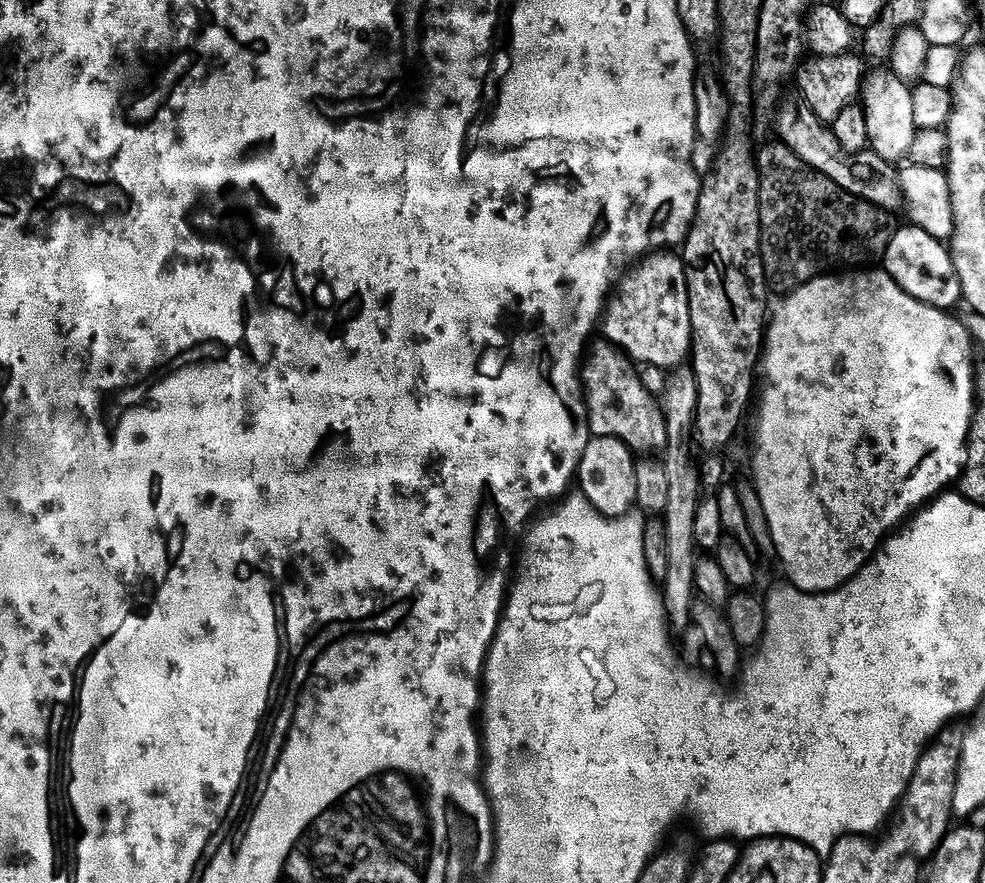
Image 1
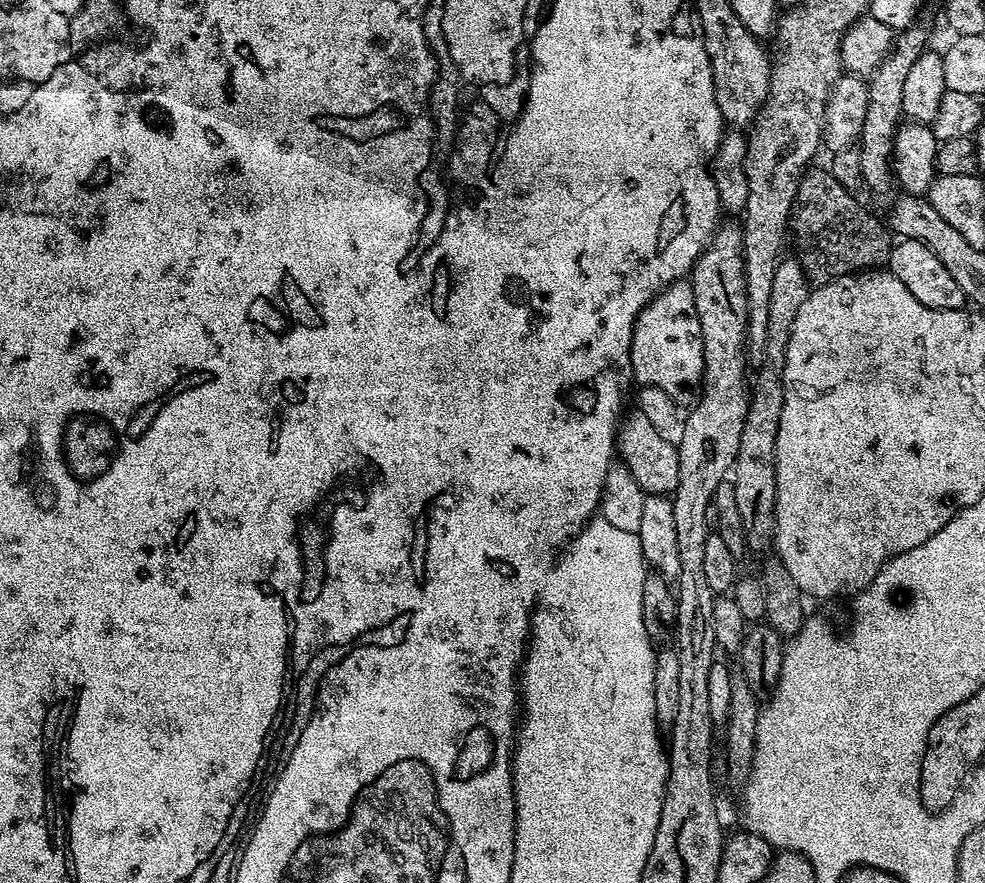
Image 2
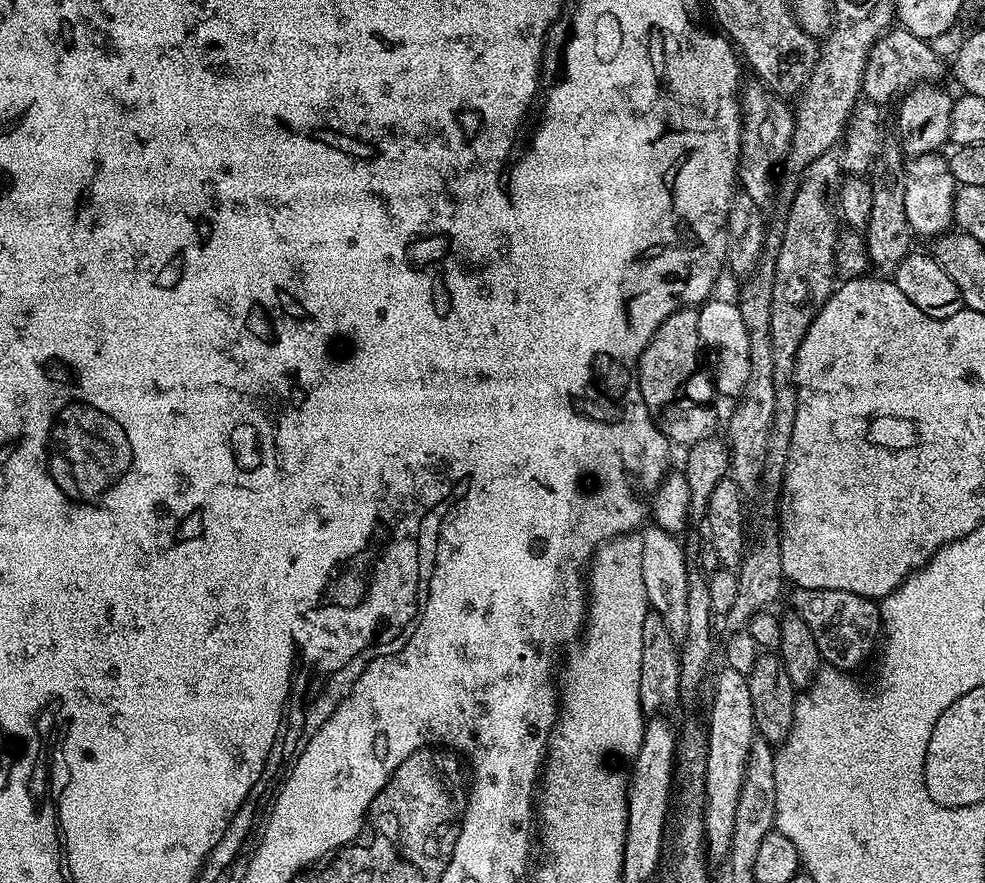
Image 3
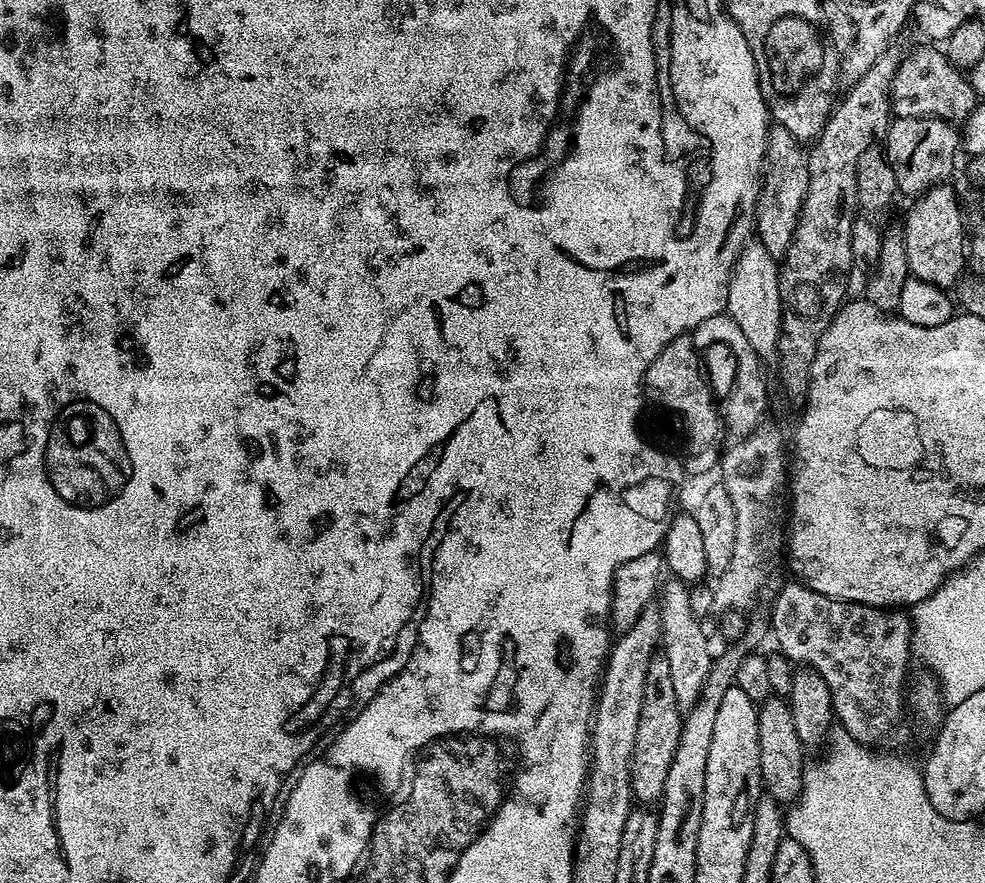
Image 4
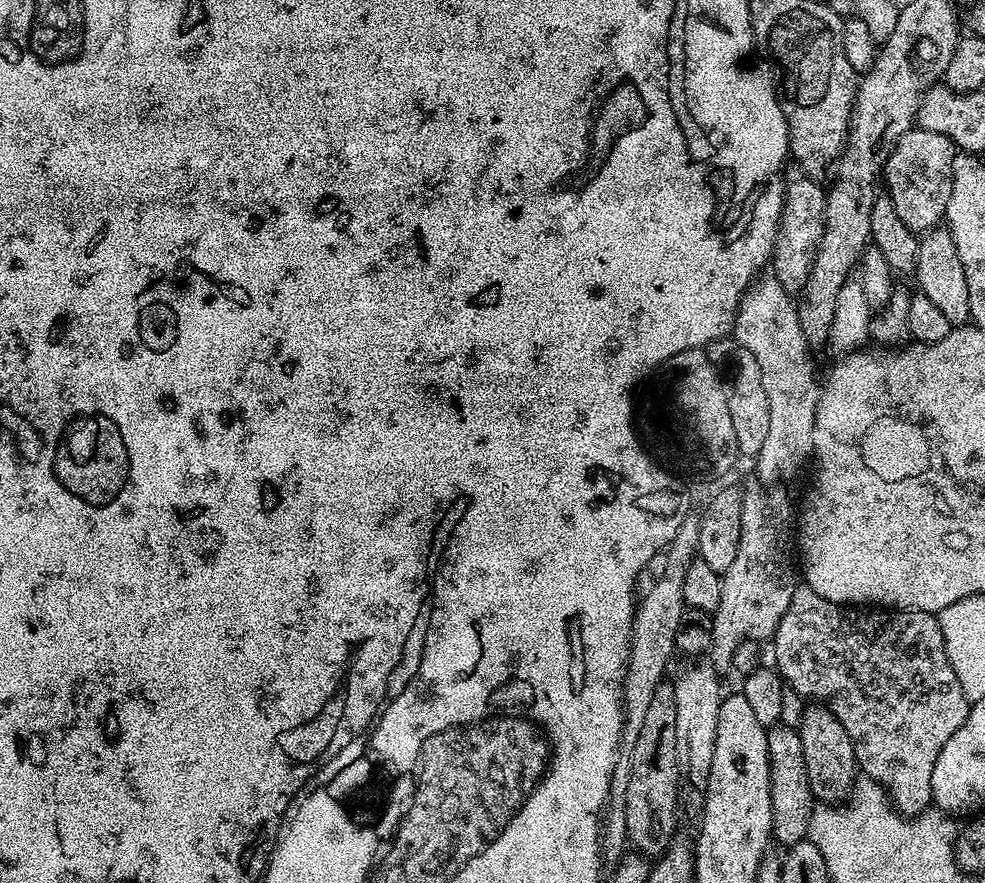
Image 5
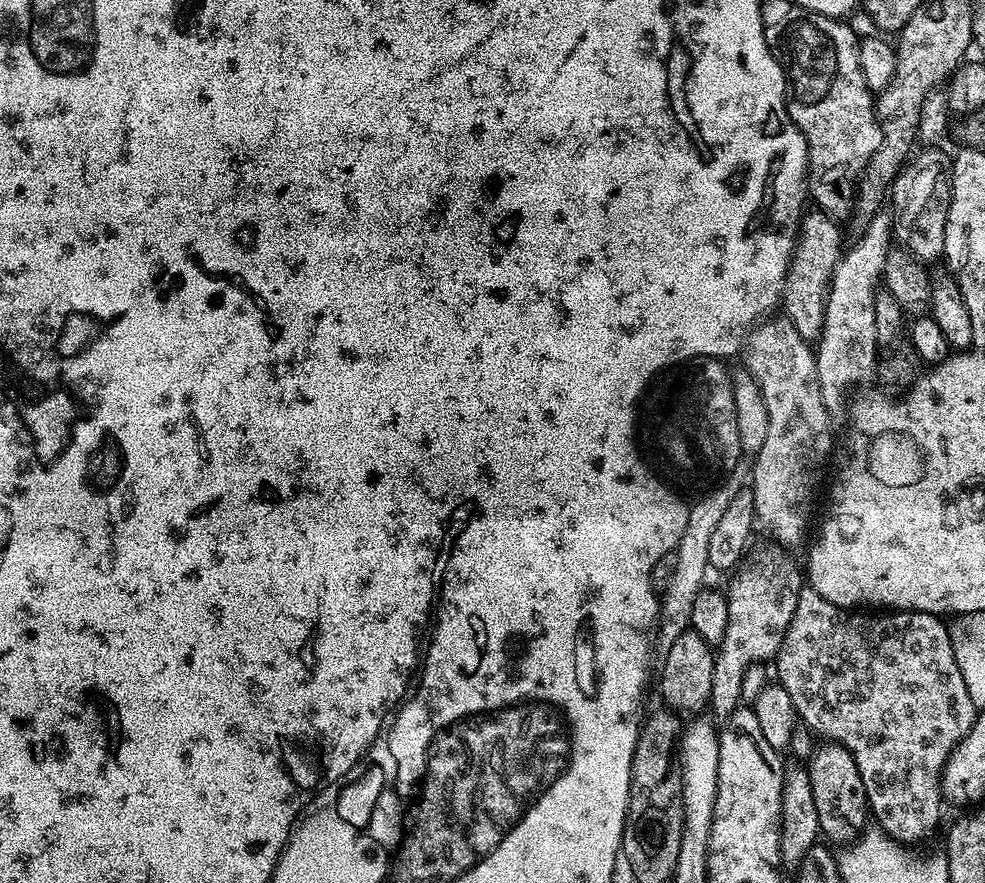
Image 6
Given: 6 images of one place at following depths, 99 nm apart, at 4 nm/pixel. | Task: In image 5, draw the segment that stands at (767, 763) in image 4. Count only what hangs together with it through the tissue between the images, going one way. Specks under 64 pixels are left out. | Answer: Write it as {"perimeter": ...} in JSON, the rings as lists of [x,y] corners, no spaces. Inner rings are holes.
{"perimeter":[[[778,723],[767,729],[767,734],[772,837],[775,843],[787,846],[808,836],[808,824],[812,821],[814,811],[814,797],[810,790],[810,778],[806,774],[806,757],[802,755],[802,738],[799,731]]]}

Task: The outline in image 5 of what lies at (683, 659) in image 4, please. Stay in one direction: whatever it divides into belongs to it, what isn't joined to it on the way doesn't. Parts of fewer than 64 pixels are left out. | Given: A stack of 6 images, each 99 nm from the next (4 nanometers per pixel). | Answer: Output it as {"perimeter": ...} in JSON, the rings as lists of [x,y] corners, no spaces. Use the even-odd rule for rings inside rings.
{"perimeter":[[[711,663],[696,664],[688,668],[674,680],[676,689],[674,698],[678,706],[678,722],[674,726],[676,739],[676,761],[680,764],[681,773],[696,790],[703,789],[708,783],[710,762],[714,758],[714,738],[718,730],[718,710],[722,699],[720,679]]]}

